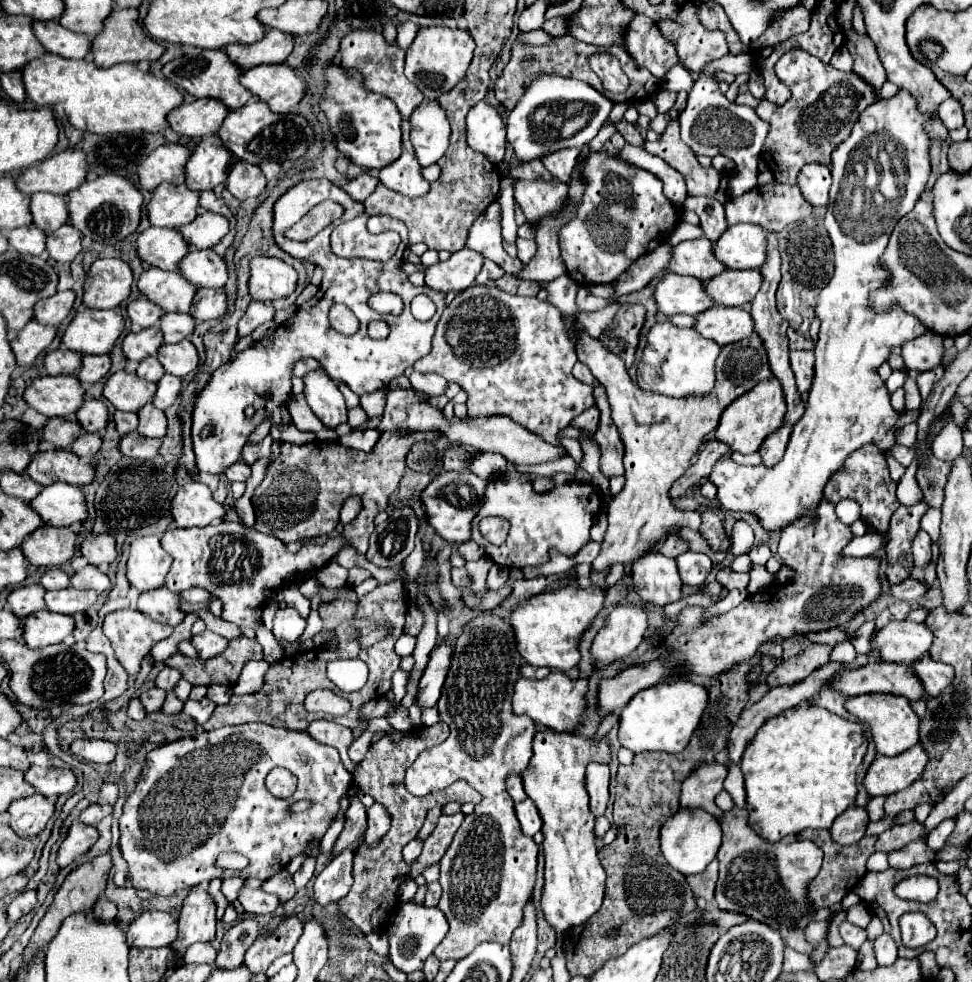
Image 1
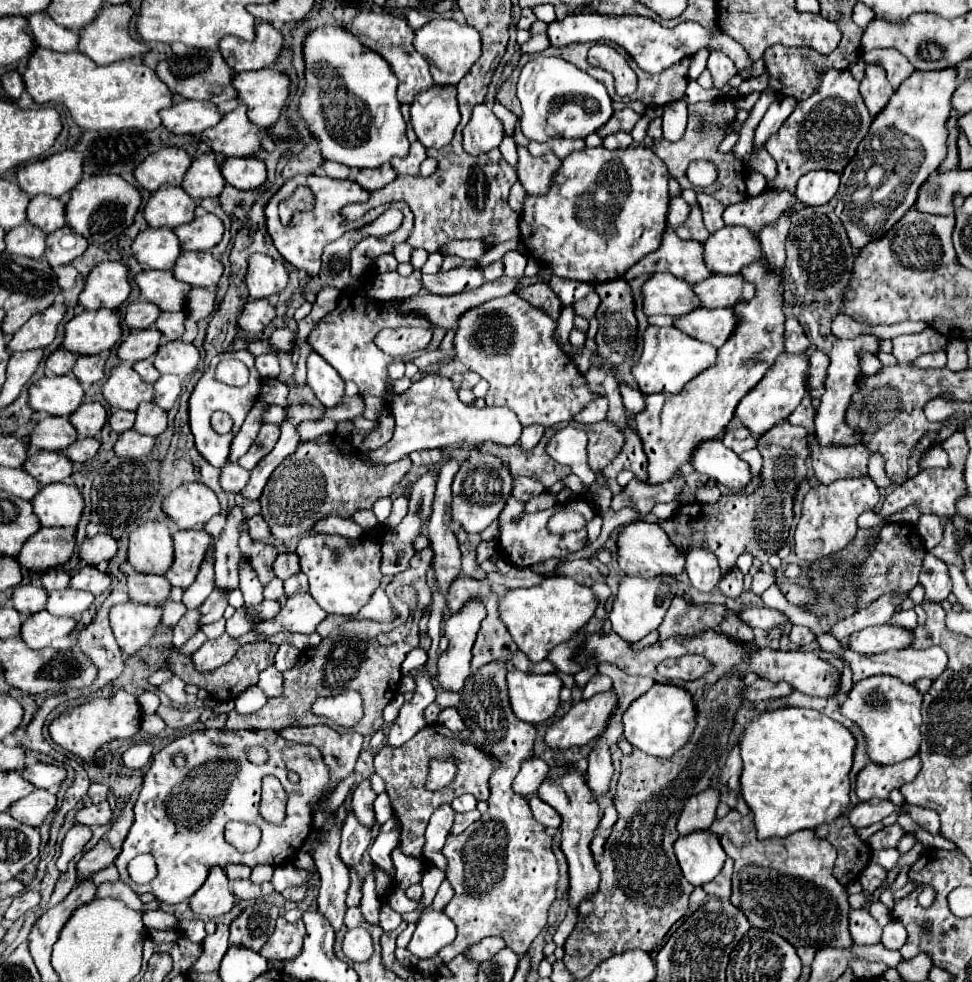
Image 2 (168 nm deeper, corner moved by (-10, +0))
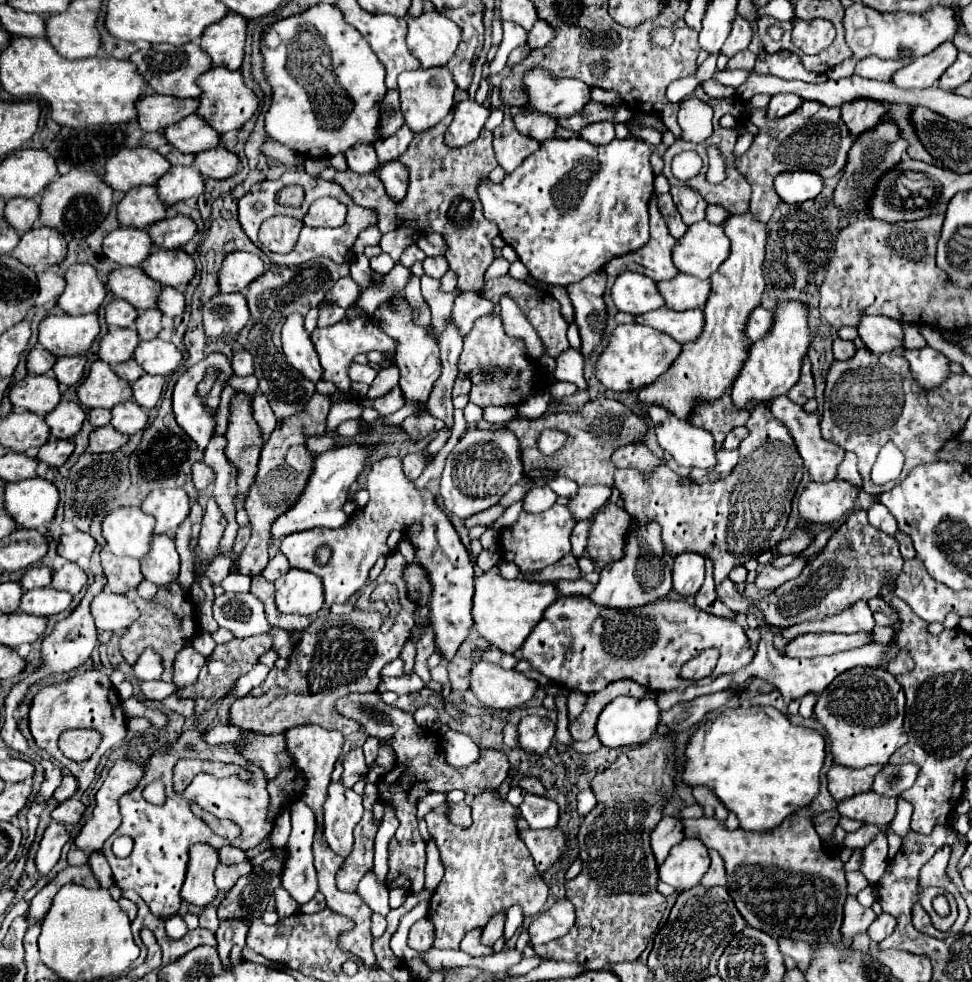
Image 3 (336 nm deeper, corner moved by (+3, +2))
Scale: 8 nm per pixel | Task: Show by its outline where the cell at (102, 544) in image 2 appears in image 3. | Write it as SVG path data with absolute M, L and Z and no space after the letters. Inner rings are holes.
M75 531L71 535L61 535L57 553L67 561L77 561L79 557L91 557L95 551L95 539L89 533Z

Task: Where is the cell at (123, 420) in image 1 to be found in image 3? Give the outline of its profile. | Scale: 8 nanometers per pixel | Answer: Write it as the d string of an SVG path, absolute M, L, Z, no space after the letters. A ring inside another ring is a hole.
M91 409L89 411L89 423L93 427L109 425L109 421L111 421L111 411L109 409Z

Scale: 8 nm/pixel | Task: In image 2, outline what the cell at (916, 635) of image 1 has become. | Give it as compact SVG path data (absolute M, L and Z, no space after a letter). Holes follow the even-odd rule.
M878 625L878 627L866 627L856 631L848 637L848 649L858 653L882 653L888 649L902 649L908 647L912 639L912 631L906 631L902 627L890 627L890 625Z

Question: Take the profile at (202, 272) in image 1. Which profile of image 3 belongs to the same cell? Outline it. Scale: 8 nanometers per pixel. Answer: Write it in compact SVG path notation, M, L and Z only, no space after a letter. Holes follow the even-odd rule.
M153 249L153 253L143 263L143 269L163 287L175 287L181 291L185 291L185 287L197 273L193 257L183 249L175 249L173 253L165 249Z

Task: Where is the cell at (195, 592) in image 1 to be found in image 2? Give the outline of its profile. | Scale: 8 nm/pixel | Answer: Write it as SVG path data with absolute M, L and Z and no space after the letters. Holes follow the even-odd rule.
M210 545L206 559L202 561L200 571L196 575L196 581L184 589L182 603L188 609L198 609L206 601L206 597L214 591L214 555L212 553L214 553L214 547Z

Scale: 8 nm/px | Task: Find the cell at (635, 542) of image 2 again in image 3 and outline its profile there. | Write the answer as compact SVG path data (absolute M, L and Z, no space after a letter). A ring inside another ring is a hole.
M613 486L611 499L593 517L587 549L599 569L625 555L625 533L629 533L629 513L615 505L617 497L619 491Z

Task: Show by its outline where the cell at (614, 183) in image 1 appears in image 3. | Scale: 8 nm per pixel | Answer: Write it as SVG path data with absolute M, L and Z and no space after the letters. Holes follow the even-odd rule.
M579 139L545 141L523 161L515 173L503 183L485 181L479 185L483 213L497 223L499 235L511 245L519 261L529 269L535 281L567 287L585 279L589 273L601 271L611 259L641 249L649 241L647 203L653 193L653 171L649 165L651 147L641 139L613 139L609 145L597 147Z

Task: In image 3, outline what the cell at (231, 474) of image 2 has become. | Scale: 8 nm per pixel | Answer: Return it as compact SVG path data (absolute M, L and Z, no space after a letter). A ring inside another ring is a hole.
M199 461L197 465L193 465L193 481L195 481L197 491L203 491L205 487L209 487L215 481L215 471L207 467L203 461Z

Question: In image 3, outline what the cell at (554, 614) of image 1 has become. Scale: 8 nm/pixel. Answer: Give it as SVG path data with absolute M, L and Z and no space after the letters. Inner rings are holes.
M487 571L475 579L475 595L473 595L473 621L483 639L501 649L503 653L515 653L521 649L529 633L543 619L543 613L549 605L559 599L557 587L553 583L537 583L503 579L497 571Z

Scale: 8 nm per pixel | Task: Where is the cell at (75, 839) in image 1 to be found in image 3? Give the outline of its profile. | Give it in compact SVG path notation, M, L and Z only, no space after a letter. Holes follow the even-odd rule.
M51 821L51 825L47 827L47 831L45 831L43 839L41 839L37 857L35 857L35 865L37 865L39 873L47 875L57 865L61 849L69 839L71 839L69 829L65 825L61 825L61 823L57 823L57 821Z

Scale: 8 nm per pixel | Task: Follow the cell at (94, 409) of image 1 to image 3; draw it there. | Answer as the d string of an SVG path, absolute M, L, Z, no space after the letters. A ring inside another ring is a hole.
M61 401L51 413L45 415L45 423L51 427L51 437L73 439L85 421L85 411L79 403Z

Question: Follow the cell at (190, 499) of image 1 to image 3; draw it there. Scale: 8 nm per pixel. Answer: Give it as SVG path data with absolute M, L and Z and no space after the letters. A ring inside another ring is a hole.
M157 489L147 495L141 509L157 519L155 533L173 535L179 523L189 517L191 503L185 489Z

